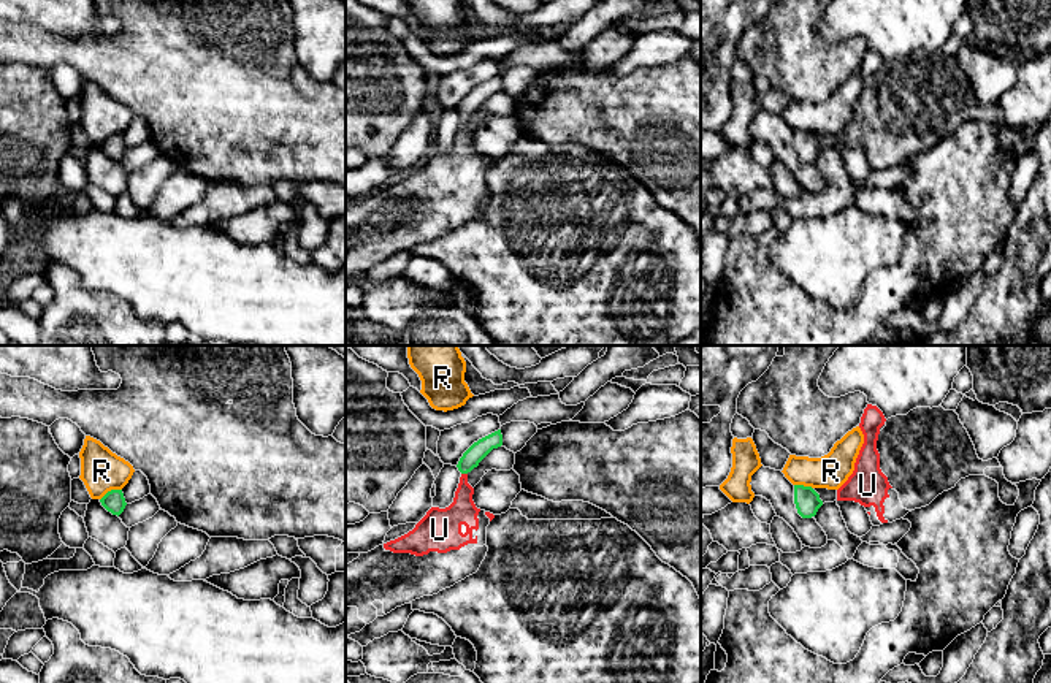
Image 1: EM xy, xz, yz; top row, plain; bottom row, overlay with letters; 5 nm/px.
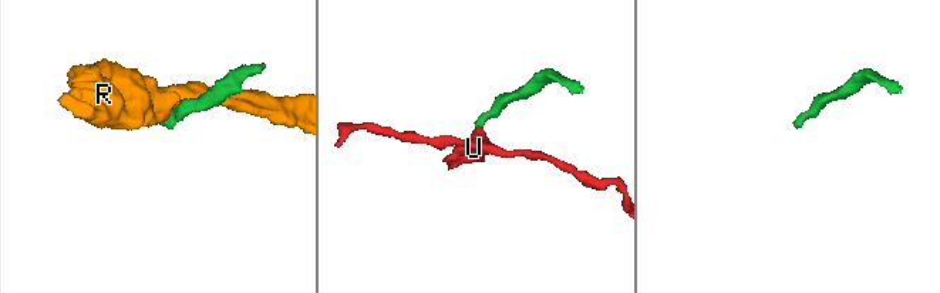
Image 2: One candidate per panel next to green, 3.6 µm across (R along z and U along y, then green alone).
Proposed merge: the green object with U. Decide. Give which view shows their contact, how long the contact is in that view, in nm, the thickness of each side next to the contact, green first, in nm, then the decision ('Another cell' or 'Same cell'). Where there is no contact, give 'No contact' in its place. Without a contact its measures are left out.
Touches green in xz. Shared border 30 nm. Thickness 90 nm (green) against 140 nm. Same cell

